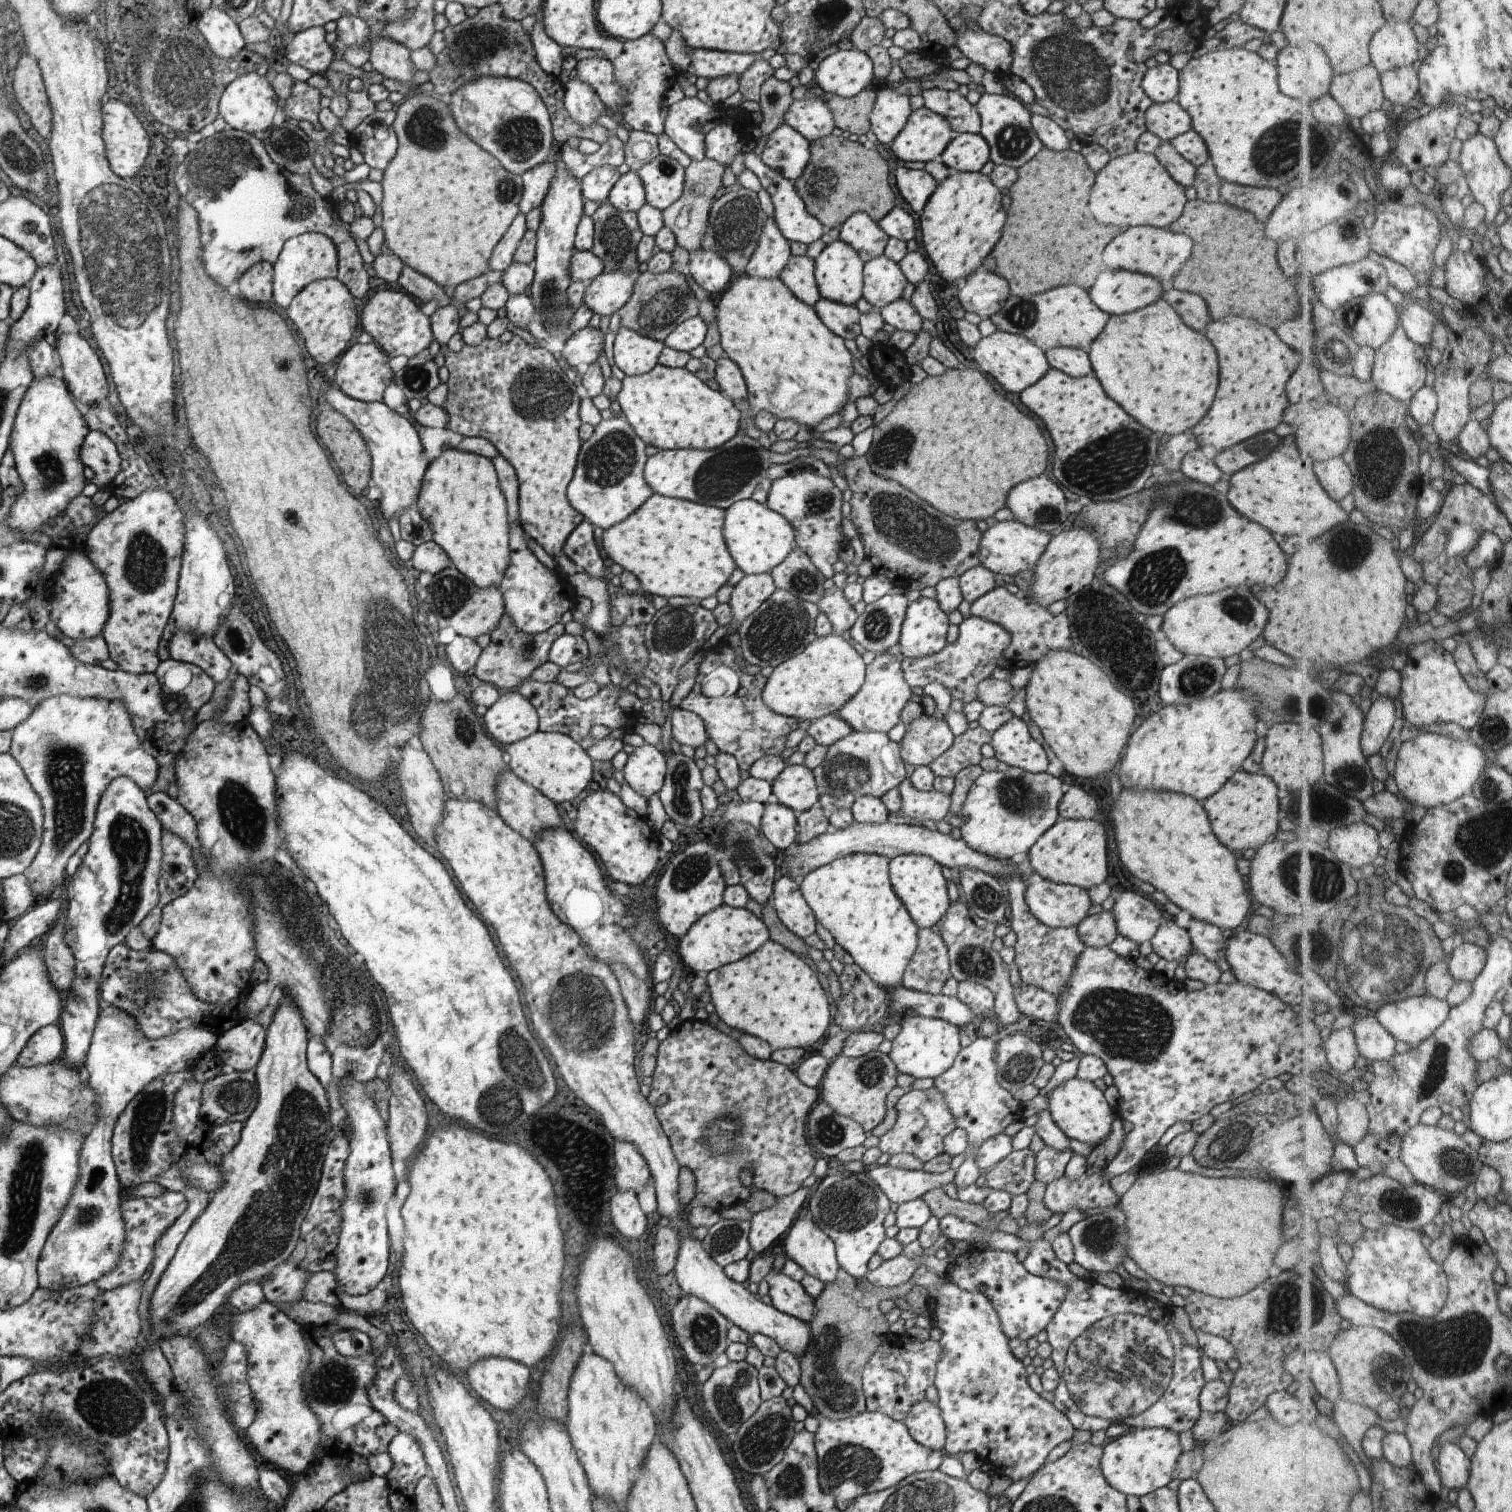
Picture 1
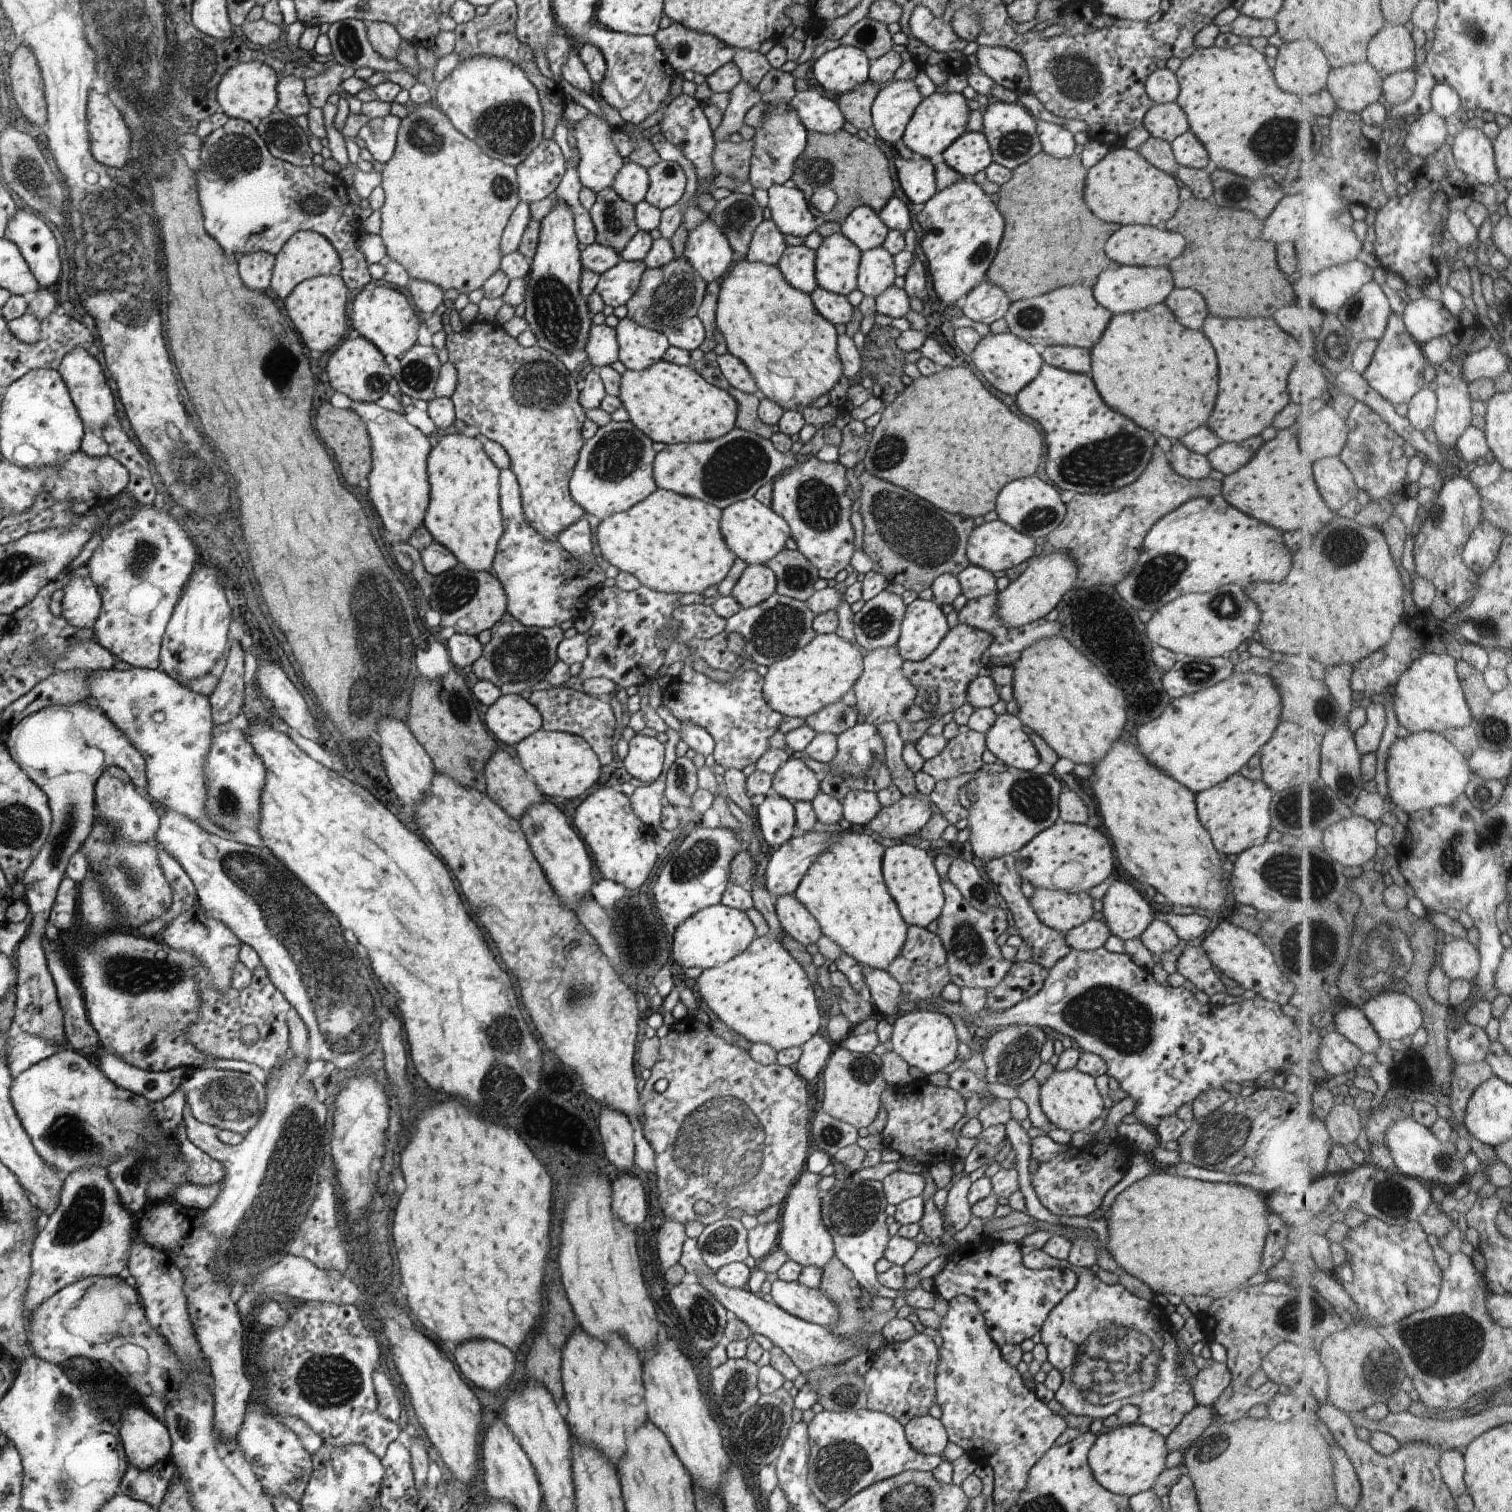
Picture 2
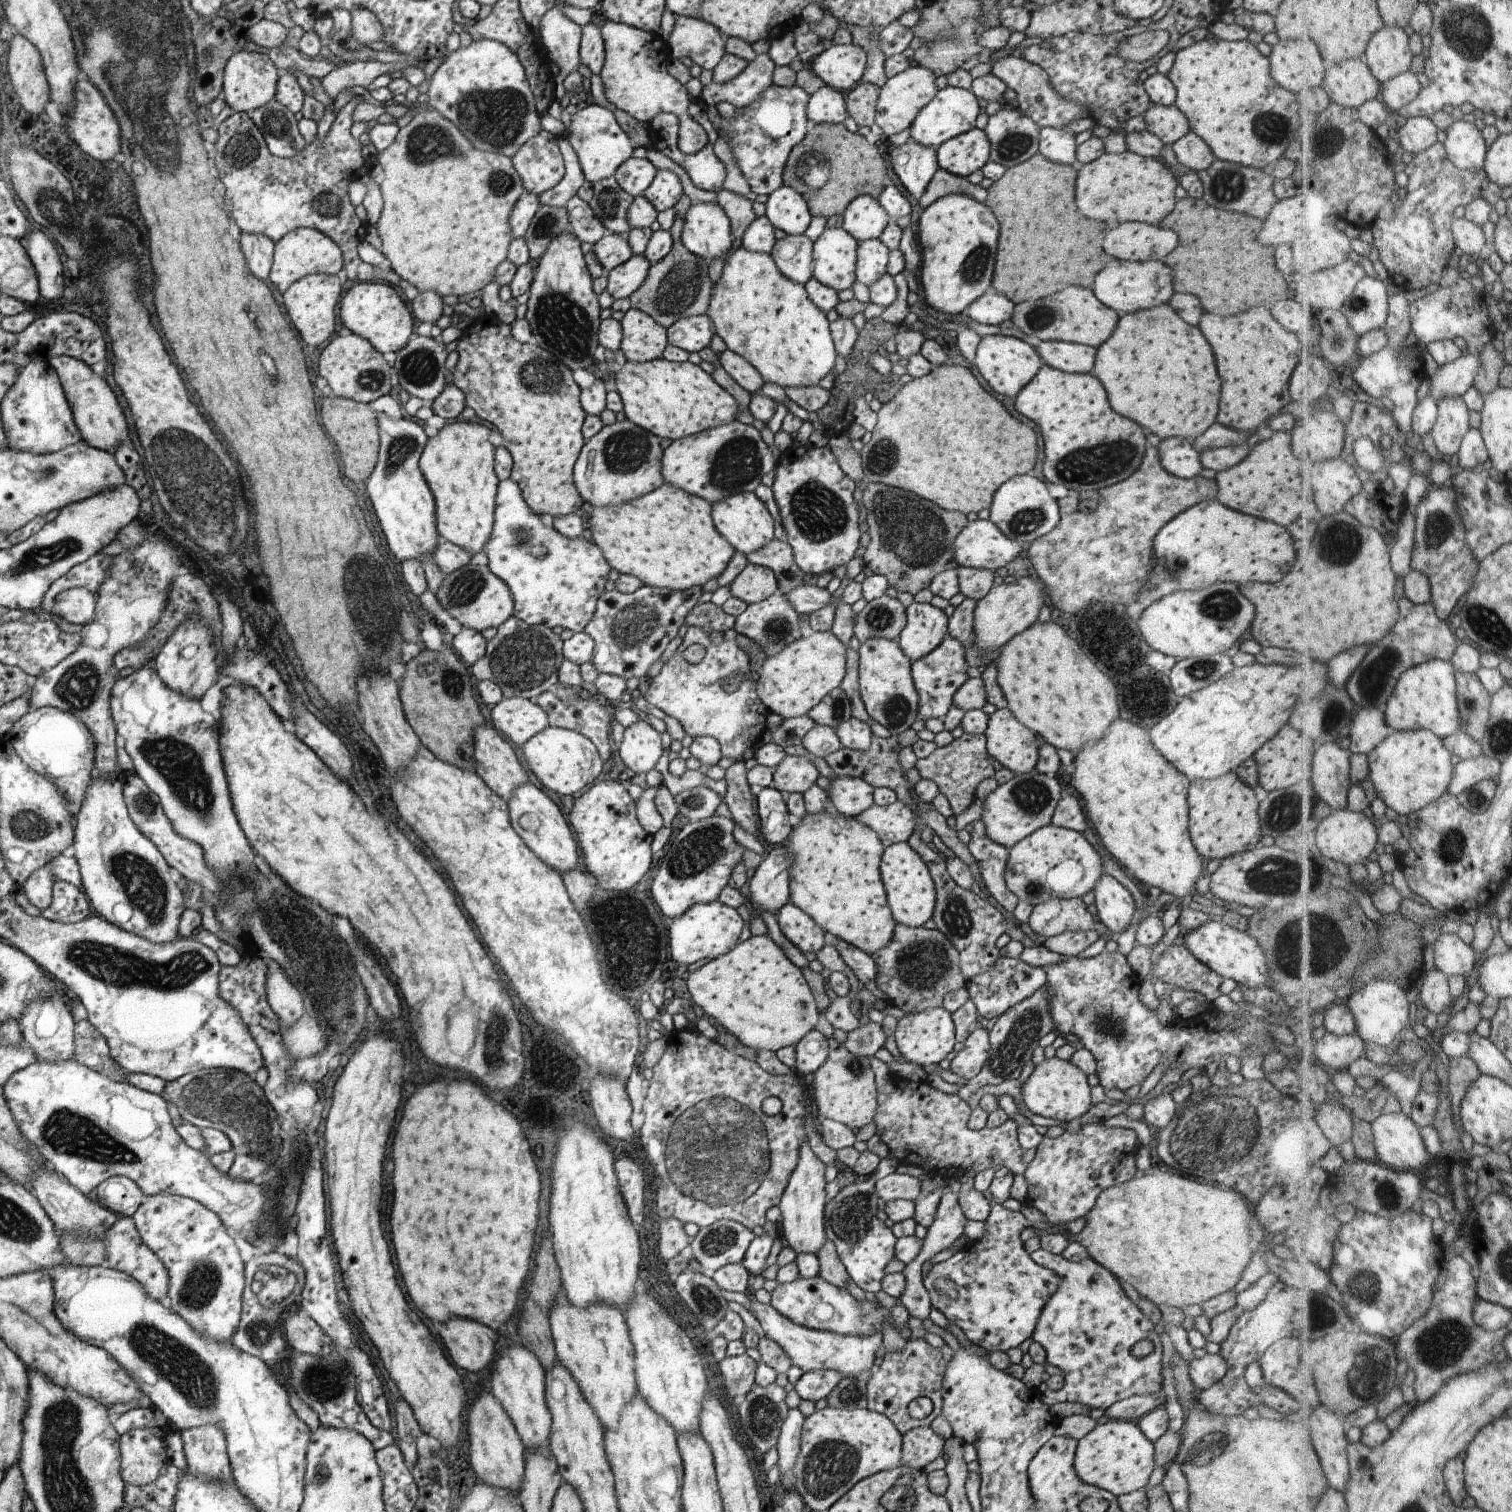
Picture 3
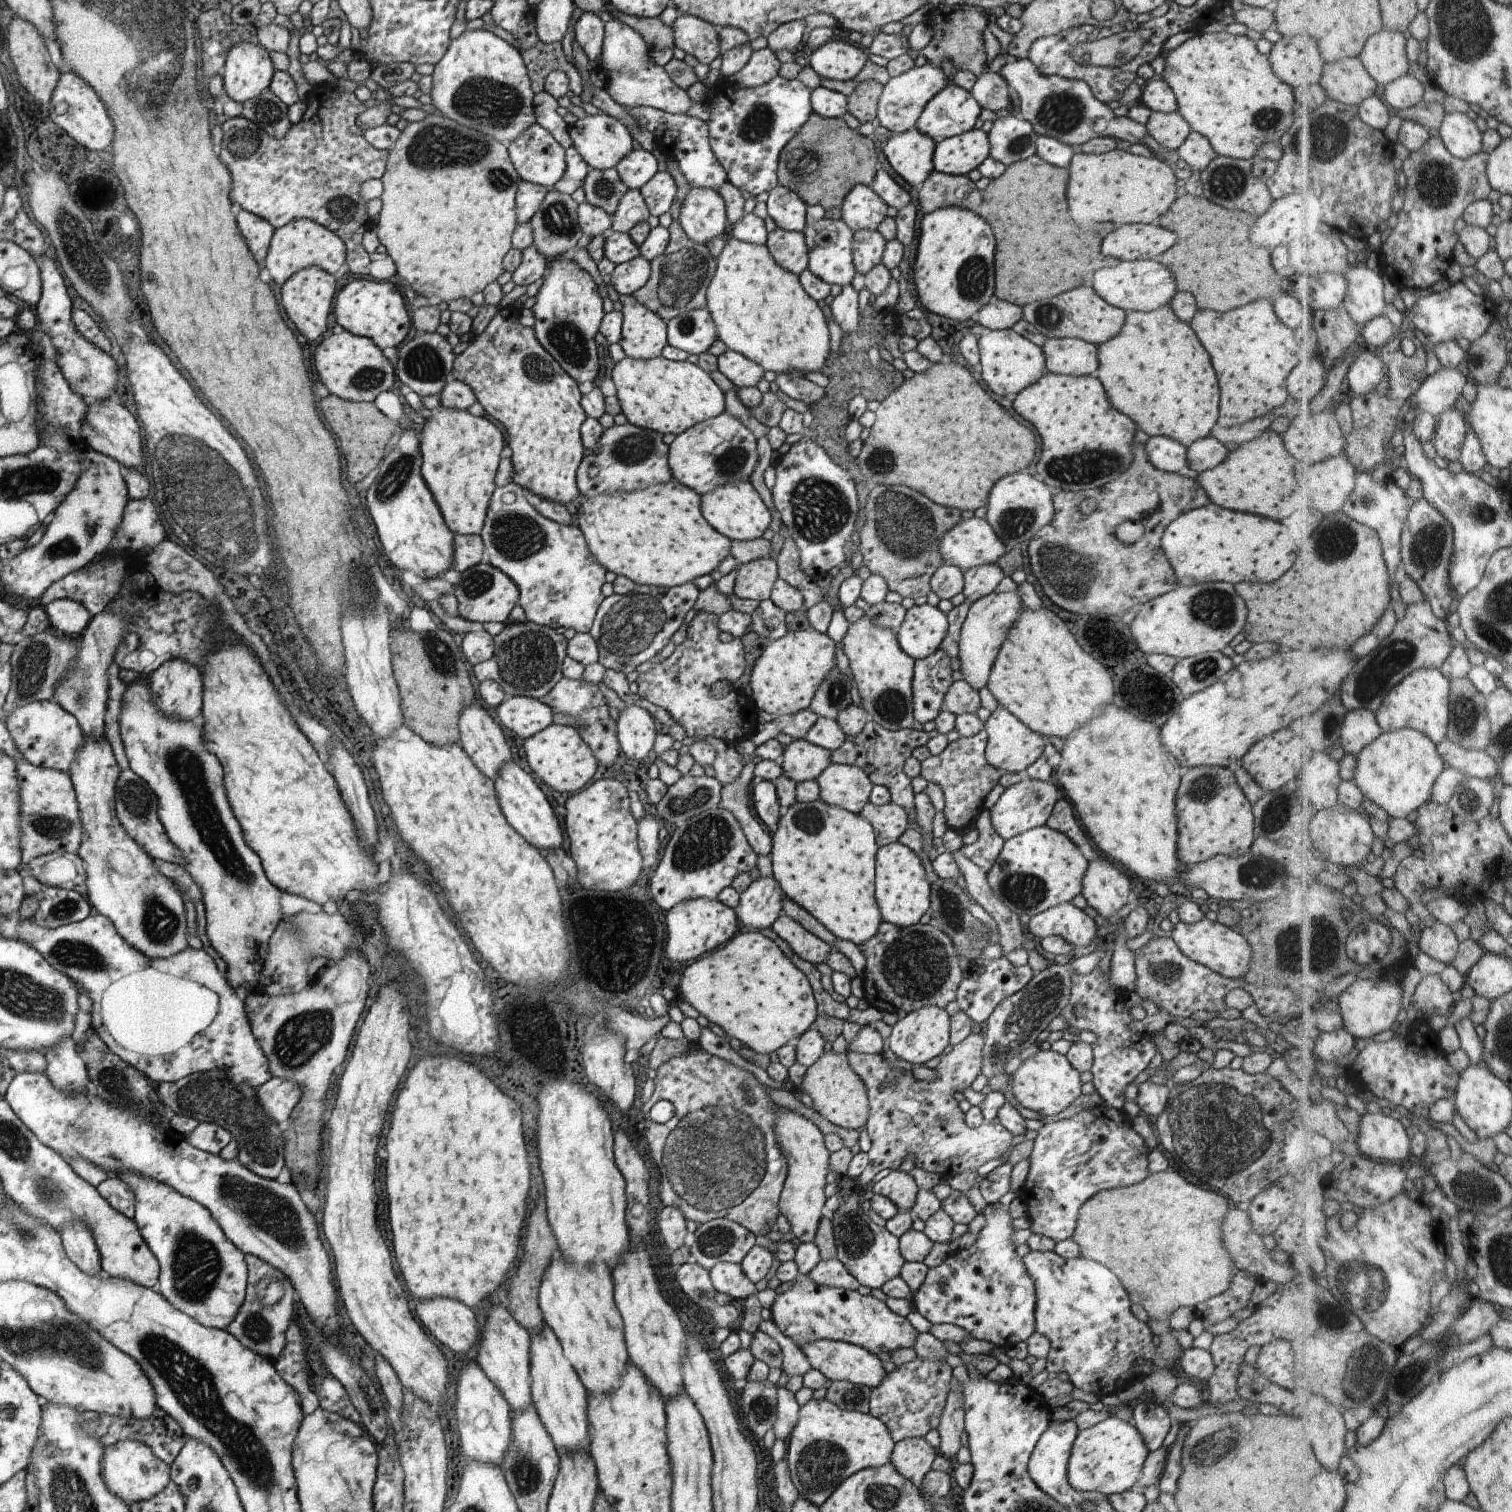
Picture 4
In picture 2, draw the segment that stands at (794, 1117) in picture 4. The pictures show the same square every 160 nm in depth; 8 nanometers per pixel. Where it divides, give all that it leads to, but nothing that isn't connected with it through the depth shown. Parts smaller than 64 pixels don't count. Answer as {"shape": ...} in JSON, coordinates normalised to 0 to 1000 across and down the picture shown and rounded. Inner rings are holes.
{"shape":[[[532,774],[517,795],[515,806],[515,825],[520,828],[522,833],[530,836],[531,838],[538,837],[544,839],[552,830],[551,819],[546,813],[544,807],[544,788],[542,786],[542,782],[544,780],[544,778],[542,776],[537,776],[537,775]]]}

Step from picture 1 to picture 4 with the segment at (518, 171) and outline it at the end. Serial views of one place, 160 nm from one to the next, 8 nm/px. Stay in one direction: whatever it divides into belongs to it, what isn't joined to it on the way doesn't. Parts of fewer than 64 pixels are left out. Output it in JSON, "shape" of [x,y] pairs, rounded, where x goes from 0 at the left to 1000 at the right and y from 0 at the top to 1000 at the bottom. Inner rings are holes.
{"shape":[[[319,19],[306,21],[300,26],[300,30],[295,34],[292,42],[289,42],[288,44],[285,50],[286,61],[284,61],[284,63],[286,68],[284,72],[288,71],[298,79],[302,80],[303,82],[308,83],[311,86],[319,87],[319,89],[321,89],[335,97],[340,94],[352,82],[355,81],[351,54],[345,36],[343,32],[337,30],[327,21]]]}

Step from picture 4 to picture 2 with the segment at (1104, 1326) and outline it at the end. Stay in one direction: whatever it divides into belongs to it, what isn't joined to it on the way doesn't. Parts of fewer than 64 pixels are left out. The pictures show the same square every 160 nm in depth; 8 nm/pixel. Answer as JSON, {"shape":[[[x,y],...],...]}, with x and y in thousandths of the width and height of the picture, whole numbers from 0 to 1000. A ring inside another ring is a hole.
{"shape":[[[689,826],[677,830],[677,835],[679,839],[683,840],[707,839],[712,844],[711,851],[694,868],[688,879],[688,886],[692,891],[692,899],[703,910],[702,915],[696,925],[706,935],[720,937],[722,939],[730,939],[742,930],[749,929],[754,932],[753,941],[769,950],[772,950],[792,927],[788,915],[786,915],[783,910],[782,903],[778,901],[778,888],[775,885],[775,879],[771,876],[770,865],[751,858],[741,849],[733,850],[729,848],[724,839],[712,838],[706,833],[698,833]]]}

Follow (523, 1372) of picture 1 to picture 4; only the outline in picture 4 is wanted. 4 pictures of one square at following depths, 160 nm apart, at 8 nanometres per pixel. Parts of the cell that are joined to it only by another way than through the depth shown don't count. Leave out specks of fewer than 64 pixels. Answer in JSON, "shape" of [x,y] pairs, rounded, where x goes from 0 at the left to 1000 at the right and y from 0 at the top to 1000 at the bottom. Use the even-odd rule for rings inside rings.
{"shape":[[[288,858],[288,860],[278,860],[275,861],[276,872],[287,882],[294,890],[303,896],[308,896],[312,892],[317,889],[317,881],[316,880],[316,873],[313,866],[311,866],[308,862],[298,858]]]}

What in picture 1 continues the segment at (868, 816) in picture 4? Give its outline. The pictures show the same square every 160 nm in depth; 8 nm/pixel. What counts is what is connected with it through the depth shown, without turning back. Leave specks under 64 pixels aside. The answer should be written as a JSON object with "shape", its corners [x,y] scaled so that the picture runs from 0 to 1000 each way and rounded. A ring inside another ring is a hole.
{"shape":[[[599,515],[593,522],[596,526],[597,534],[588,538],[588,543],[591,544],[608,544],[609,542],[622,543],[628,537],[629,528],[620,522],[608,523],[603,520]]]}

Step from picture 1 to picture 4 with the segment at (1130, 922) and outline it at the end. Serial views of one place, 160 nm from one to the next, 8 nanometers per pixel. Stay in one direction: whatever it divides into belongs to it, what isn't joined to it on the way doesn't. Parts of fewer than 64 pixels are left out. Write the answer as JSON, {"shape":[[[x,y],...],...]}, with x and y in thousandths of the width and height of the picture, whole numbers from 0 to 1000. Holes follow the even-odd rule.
{"shape":[[[729,566],[720,570],[716,587],[720,599],[733,609],[749,594],[746,579]]]}

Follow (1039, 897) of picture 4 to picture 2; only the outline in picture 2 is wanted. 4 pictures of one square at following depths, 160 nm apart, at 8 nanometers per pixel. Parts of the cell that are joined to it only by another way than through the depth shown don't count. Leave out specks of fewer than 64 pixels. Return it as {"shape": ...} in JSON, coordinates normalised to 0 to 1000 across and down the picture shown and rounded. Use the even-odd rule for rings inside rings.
{"shape":[[[700,542],[694,548],[687,550],[679,560],[677,560],[671,566],[671,575],[674,577],[677,583],[681,583],[685,588],[702,589],[706,591],[718,591],[722,587],[735,580],[737,574],[737,566],[733,555],[725,548],[719,546],[718,544],[706,544]]]}

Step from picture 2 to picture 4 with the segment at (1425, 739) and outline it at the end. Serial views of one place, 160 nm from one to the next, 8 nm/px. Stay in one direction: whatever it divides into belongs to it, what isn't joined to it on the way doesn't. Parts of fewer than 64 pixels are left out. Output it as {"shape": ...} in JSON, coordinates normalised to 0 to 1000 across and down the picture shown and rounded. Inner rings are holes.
{"shape":[[[930,481],[926,483],[916,484],[912,489],[906,492],[899,499],[896,517],[902,522],[903,526],[915,534],[921,542],[927,542],[931,541],[931,538],[934,538],[937,535],[939,536],[946,529],[947,526],[949,525],[950,518],[955,511],[956,511],[956,503],[951,497],[950,491],[939,483]]]}

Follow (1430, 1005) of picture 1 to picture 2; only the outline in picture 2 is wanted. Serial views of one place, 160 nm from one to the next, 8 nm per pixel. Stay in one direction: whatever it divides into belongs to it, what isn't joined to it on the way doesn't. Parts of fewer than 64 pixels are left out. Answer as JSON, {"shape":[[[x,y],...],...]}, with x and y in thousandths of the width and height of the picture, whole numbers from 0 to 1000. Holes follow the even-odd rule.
{"shape":[[[916,656],[901,667],[917,688],[925,688],[937,684],[942,679],[942,668],[929,656]]]}

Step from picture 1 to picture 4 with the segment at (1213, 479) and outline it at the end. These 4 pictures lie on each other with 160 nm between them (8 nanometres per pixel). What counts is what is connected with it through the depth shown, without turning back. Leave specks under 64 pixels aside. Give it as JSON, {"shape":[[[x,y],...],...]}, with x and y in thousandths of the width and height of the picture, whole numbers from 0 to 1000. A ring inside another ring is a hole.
{"shape":[[[767,288],[761,289],[757,295],[758,299],[759,299],[759,304],[762,306],[764,310],[774,313],[779,313],[781,310],[786,310],[786,306],[784,306],[786,296],[782,295],[780,292]]]}

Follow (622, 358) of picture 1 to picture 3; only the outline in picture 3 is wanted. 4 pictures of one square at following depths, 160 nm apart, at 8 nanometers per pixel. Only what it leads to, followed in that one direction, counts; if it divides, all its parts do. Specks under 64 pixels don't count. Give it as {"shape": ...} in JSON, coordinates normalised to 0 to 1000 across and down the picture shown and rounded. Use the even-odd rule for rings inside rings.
{"shape":[[[417,203],[411,212],[411,231],[415,239],[427,240],[438,237],[442,229],[441,218],[430,208]]]}

